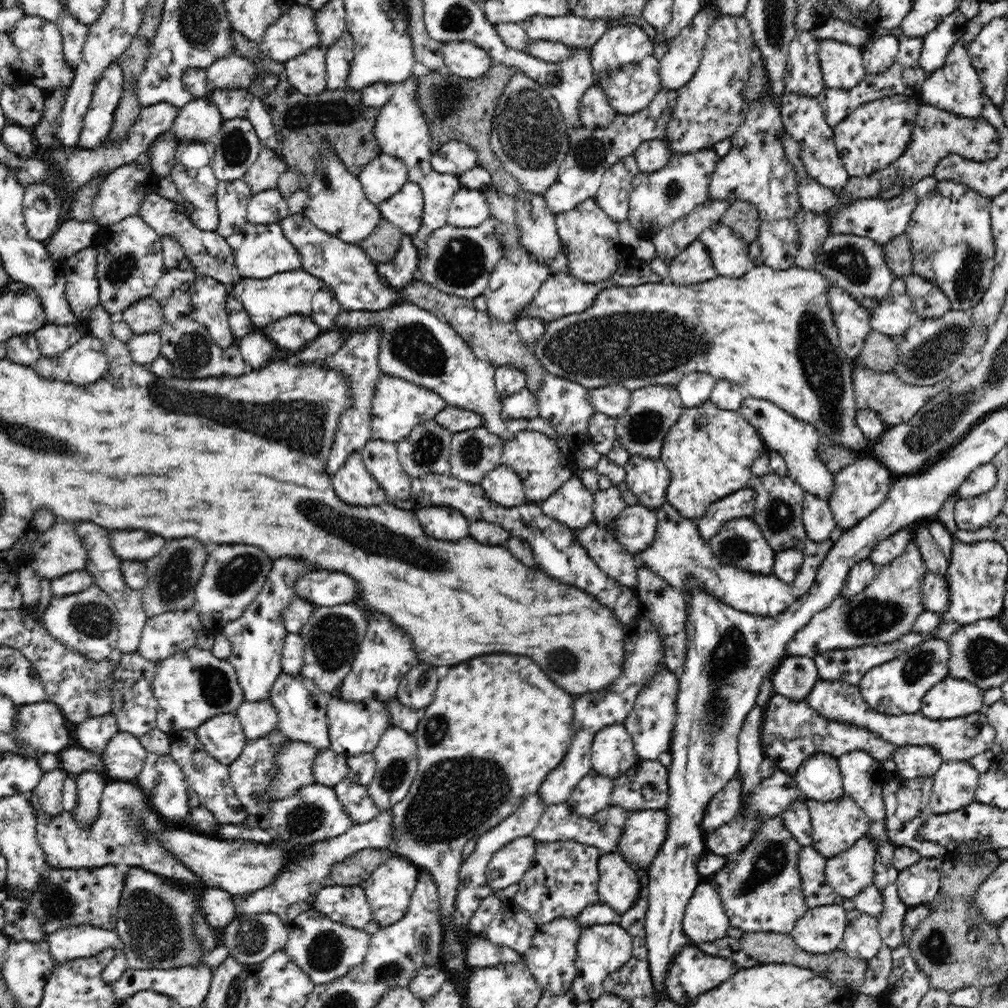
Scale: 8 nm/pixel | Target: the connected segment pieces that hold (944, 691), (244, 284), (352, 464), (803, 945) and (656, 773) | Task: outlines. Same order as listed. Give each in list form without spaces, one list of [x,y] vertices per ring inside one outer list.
[[[950,676],[934,685],[920,700],[919,712],[930,720],[948,720],[980,713],[984,691],[969,680]]]
[[[304,269],[297,271],[279,272],[270,278],[256,280],[251,278],[240,278],[238,284],[234,284],[230,290],[232,295],[238,297],[238,300],[244,305],[246,312],[250,315],[251,321],[257,329],[261,329],[267,324],[276,322],[290,315],[306,315],[314,319],[314,322],[322,330],[330,330],[335,327],[335,320],[342,311],[339,302],[333,297],[331,306],[326,312],[314,312],[312,310],[312,298],[316,292],[332,292],[326,283],[315,276],[312,276]]]
[[[359,452],[348,456],[330,482],[338,499],[350,506],[381,506],[387,501],[386,493],[367,471]]]
[[[830,904],[810,908],[790,933],[802,950],[830,953],[840,948],[845,926],[846,911],[843,906]]]
[[[640,760],[623,775],[613,779],[611,804],[629,813],[636,810],[664,810],[669,799],[668,769],[658,760]]]

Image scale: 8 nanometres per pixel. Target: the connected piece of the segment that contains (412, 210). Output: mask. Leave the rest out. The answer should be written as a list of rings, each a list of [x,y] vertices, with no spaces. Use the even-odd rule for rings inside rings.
[[[406,182],[393,197],[377,204],[383,218],[401,228],[405,234],[418,232],[424,199],[419,184]]]

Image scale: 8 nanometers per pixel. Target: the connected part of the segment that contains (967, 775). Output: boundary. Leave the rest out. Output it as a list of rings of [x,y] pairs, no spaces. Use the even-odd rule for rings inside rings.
[[[968,761],[943,762],[933,774],[933,791],[929,802],[932,815],[948,814],[976,802],[975,790],[978,788],[980,775]]]

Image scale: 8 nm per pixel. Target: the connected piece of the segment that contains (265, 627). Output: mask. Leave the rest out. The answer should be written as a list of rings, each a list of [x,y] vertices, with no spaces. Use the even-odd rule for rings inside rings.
[[[286,556],[273,559],[262,590],[240,618],[223,627],[223,634],[231,643],[231,655],[228,661],[236,669],[237,679],[246,701],[269,700],[270,688],[282,673],[282,651],[288,634],[282,623],[282,612],[298,597],[294,594],[294,584],[300,576],[304,576],[304,572],[310,570],[313,570],[310,564],[300,560],[300,557]]]

